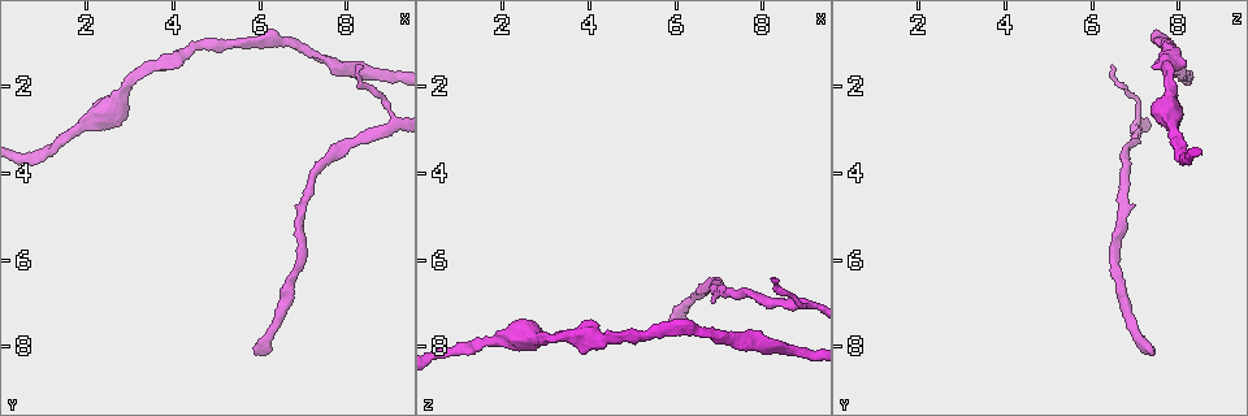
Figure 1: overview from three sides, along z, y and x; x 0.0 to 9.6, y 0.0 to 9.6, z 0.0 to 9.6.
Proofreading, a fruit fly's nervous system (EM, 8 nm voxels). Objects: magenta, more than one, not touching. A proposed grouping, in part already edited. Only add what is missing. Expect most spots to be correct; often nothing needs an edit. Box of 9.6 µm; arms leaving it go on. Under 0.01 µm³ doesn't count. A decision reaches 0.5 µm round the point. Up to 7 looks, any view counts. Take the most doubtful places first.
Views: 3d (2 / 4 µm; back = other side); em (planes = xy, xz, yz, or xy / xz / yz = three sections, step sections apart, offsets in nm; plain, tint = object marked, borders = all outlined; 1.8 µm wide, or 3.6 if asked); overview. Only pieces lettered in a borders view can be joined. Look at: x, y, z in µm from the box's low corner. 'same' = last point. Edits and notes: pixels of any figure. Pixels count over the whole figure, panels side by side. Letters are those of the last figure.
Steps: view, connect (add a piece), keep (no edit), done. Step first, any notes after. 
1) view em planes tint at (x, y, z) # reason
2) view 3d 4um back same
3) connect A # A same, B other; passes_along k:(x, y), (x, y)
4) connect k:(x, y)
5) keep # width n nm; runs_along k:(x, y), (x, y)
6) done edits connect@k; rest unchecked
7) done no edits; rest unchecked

view em xz step 16 borders at (5.95, 8.25, 7.35) # free end

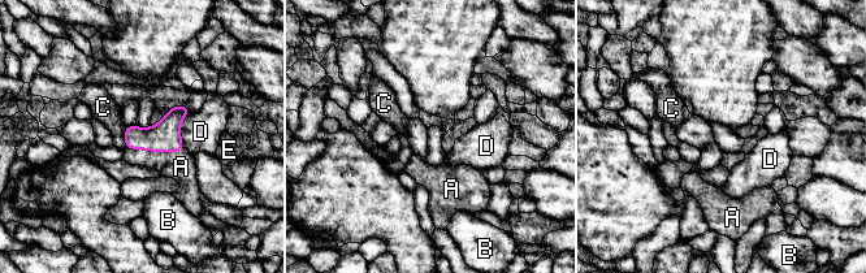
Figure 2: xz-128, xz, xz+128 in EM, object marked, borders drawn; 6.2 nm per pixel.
view em planes borders same

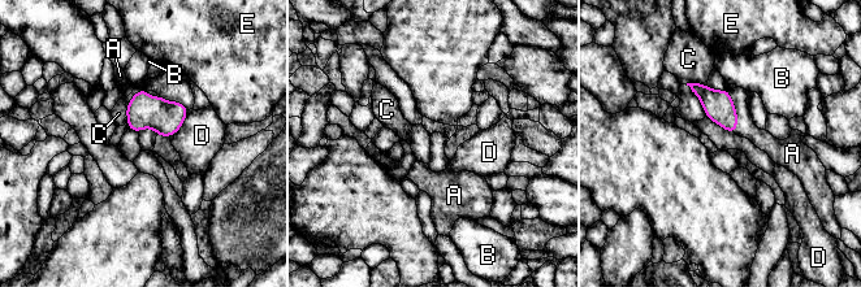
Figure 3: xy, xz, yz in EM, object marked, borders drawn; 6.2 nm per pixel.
connect A # A same, B other, C other, D other, E other; the neuron continues

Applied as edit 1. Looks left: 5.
view overview

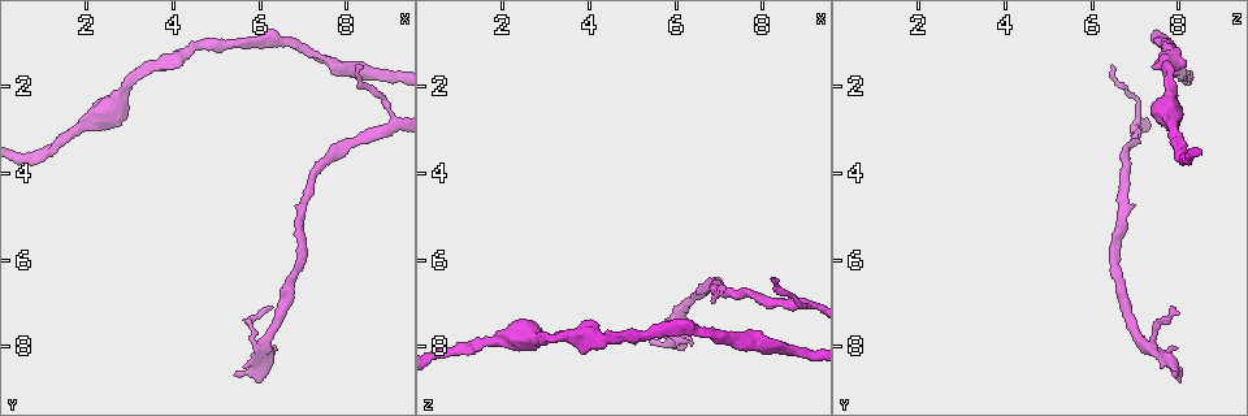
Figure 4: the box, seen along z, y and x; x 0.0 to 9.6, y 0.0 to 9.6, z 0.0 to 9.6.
view em 3.6um planes borders at (8.35, 1.50, 6.45) # tapers out

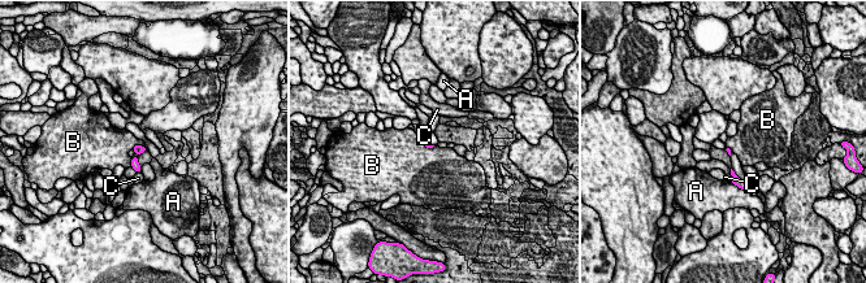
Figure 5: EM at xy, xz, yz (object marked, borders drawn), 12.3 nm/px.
keep # longest_contact B 180 nm; A other, B other, C other; border 5:(144, 147), (134, 146), (131, 148); no lettered piece goes on from it

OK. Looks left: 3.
view 3d 2um at (3.30, 1.65, 7.80) # a narrow waist

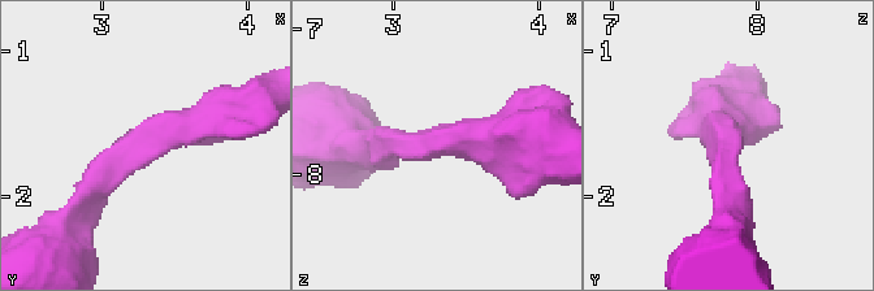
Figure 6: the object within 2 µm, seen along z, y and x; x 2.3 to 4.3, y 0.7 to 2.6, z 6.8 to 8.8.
view em planes borders at (3.22, 1.70, 7.76) # arm_widths 300, 340 nm

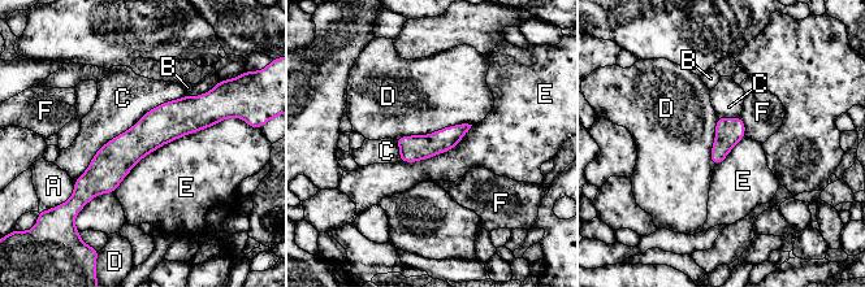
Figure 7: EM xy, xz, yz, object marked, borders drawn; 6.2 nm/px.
keep # width 160 nm; longest_contact C 850 nm; A other, B other, C other, D other, E other, F other; no lettered piece goes on from it

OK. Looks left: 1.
done edits connect@3; rest unchecked

